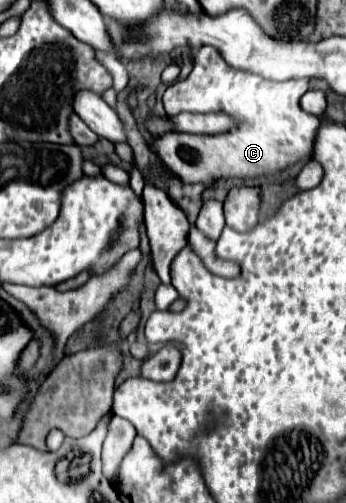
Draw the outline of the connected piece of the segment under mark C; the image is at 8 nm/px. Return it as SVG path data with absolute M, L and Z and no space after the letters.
M200 47L194 55L194 69L192 73L178 83L172 83L162 101L168 115L178 115L182 111L190 113L216 113L224 111L238 119L238 125L230 133L222 135L192 135L192 133L170 133L162 135L156 141L152 141L148 147L150 151L166 163L166 167L176 173L184 183L206 183L212 179L228 179L228 177L258 177L258 175L270 175L276 173L298 159L310 157L316 131L320 127L320 119L316 115L310 115L302 111L300 97L308 91L308 79L290 79L284 83L268 81L260 75L252 75L240 69L230 67L222 55L214 47Z

